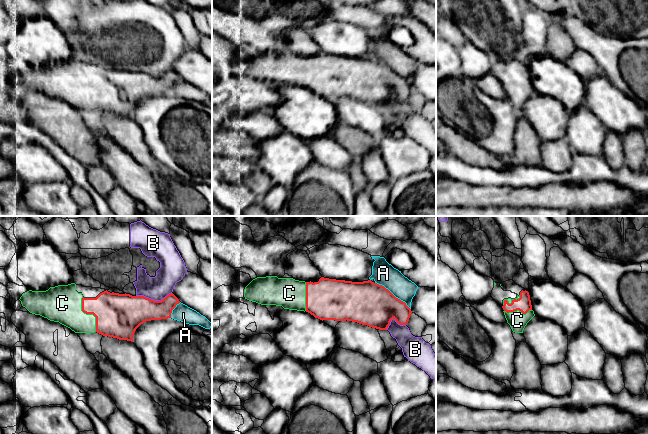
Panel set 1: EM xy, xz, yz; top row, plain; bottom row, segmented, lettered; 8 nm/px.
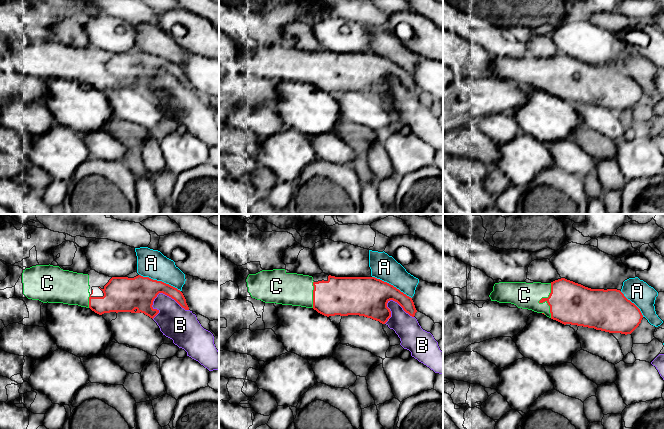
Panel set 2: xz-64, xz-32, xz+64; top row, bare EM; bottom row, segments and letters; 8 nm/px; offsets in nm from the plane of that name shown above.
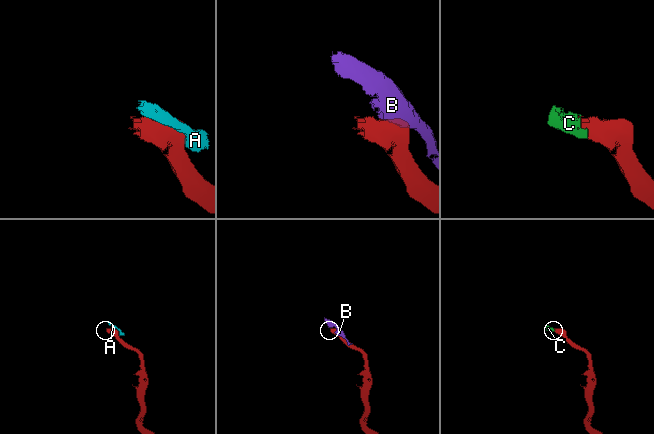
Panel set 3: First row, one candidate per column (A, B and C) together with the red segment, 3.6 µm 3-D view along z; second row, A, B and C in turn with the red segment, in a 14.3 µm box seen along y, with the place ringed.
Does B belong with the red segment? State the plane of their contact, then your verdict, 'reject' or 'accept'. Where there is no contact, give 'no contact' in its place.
xy | reject

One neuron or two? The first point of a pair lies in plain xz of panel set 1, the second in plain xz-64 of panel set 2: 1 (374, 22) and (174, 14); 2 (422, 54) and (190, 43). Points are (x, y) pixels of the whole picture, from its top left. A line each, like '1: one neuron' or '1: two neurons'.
1: two neurons
2: one neuron

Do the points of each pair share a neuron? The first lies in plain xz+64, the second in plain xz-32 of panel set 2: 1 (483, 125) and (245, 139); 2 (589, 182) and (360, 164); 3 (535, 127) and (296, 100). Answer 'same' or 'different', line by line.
1: different
2: same
3: same

